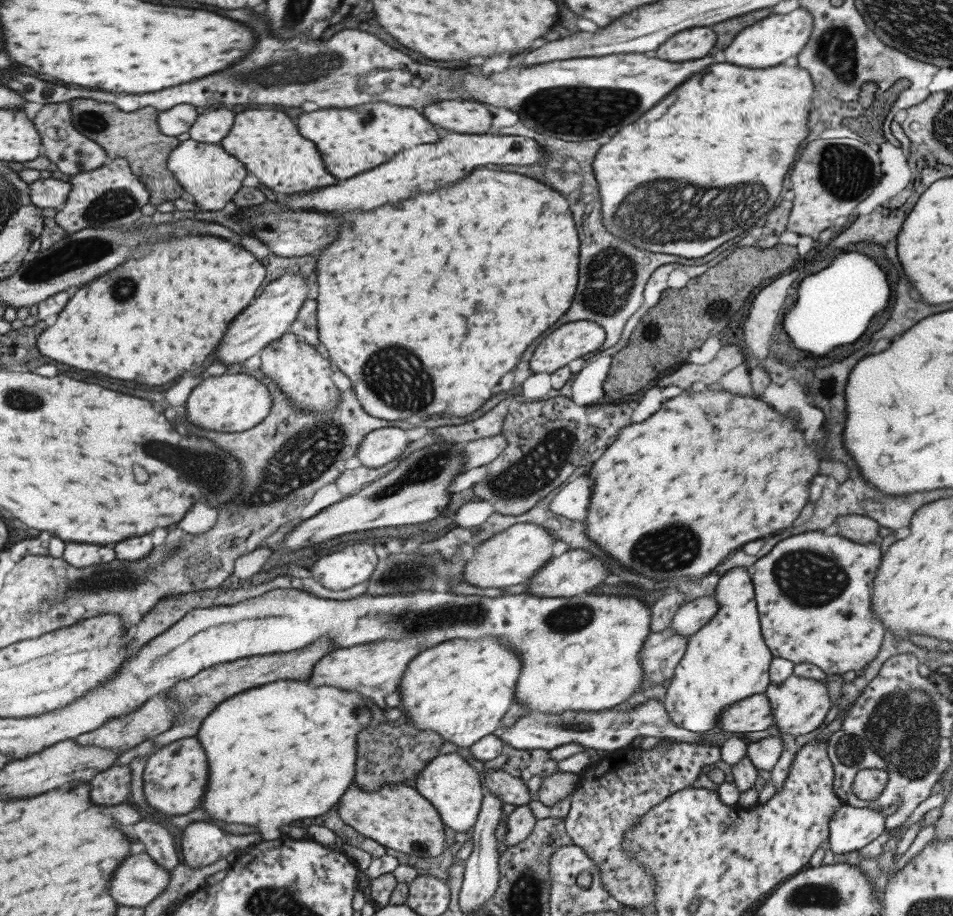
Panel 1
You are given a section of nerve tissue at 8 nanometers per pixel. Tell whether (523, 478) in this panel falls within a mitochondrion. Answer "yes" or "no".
yes

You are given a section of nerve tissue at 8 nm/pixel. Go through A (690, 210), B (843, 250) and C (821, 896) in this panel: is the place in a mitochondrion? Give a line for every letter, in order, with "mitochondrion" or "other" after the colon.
A: mitochondrion
B: other
C: mitochondrion

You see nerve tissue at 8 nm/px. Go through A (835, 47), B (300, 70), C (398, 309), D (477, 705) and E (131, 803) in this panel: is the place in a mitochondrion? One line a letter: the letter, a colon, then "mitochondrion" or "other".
A: mitochondrion
B: mitochondrion
C: other
D: other
E: other

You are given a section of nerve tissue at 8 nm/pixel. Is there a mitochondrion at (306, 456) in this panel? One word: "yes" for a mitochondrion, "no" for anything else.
yes

